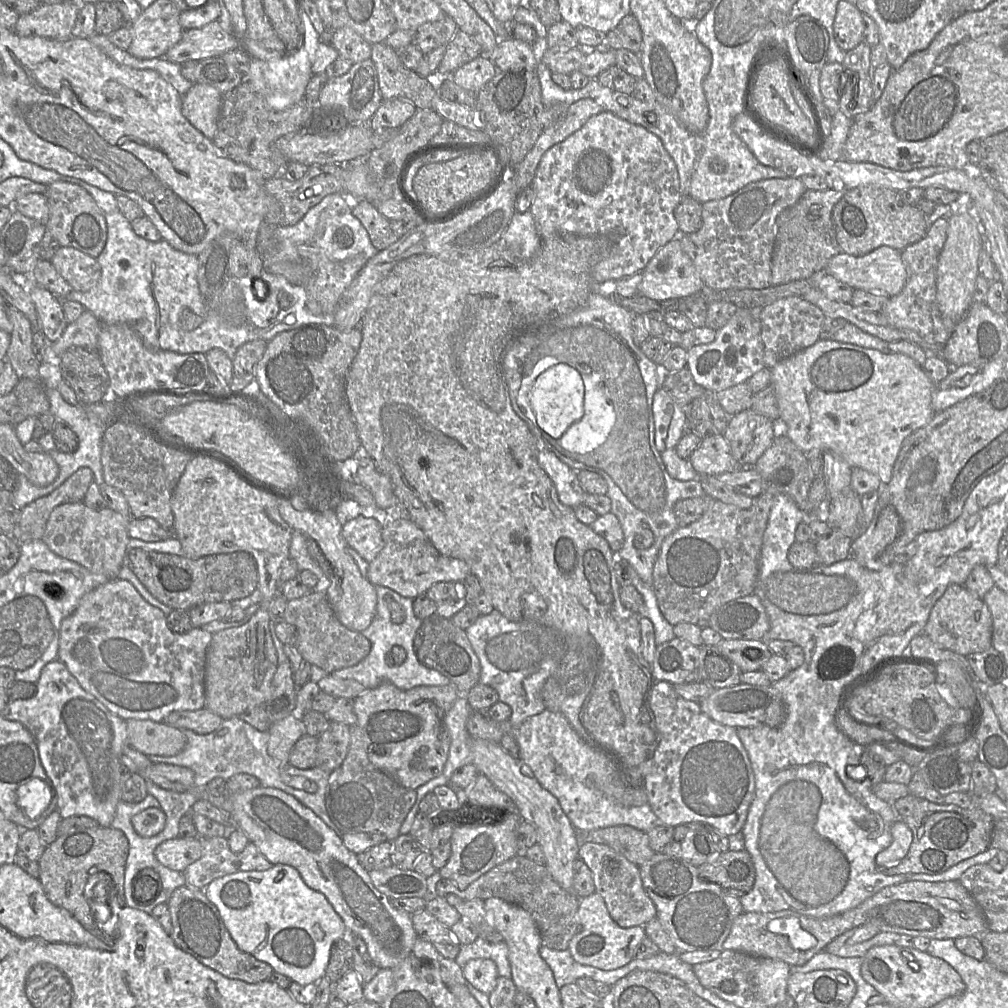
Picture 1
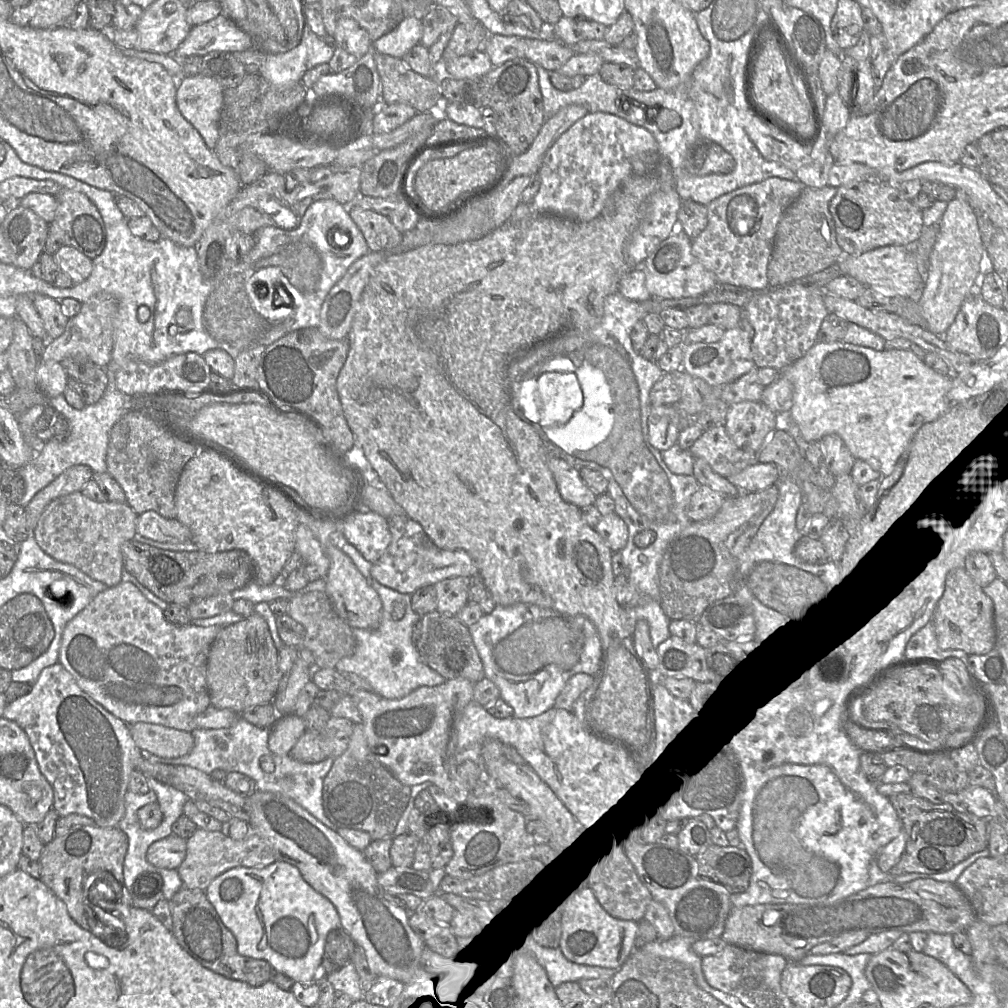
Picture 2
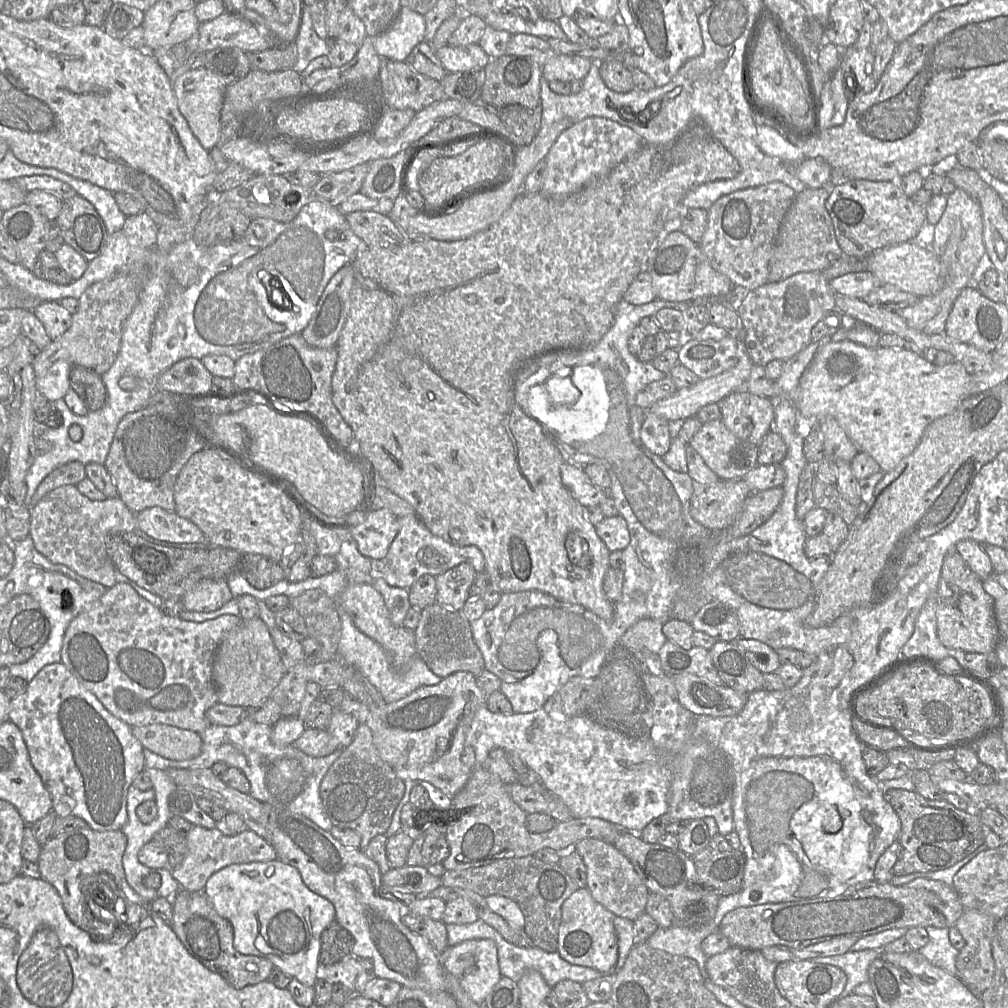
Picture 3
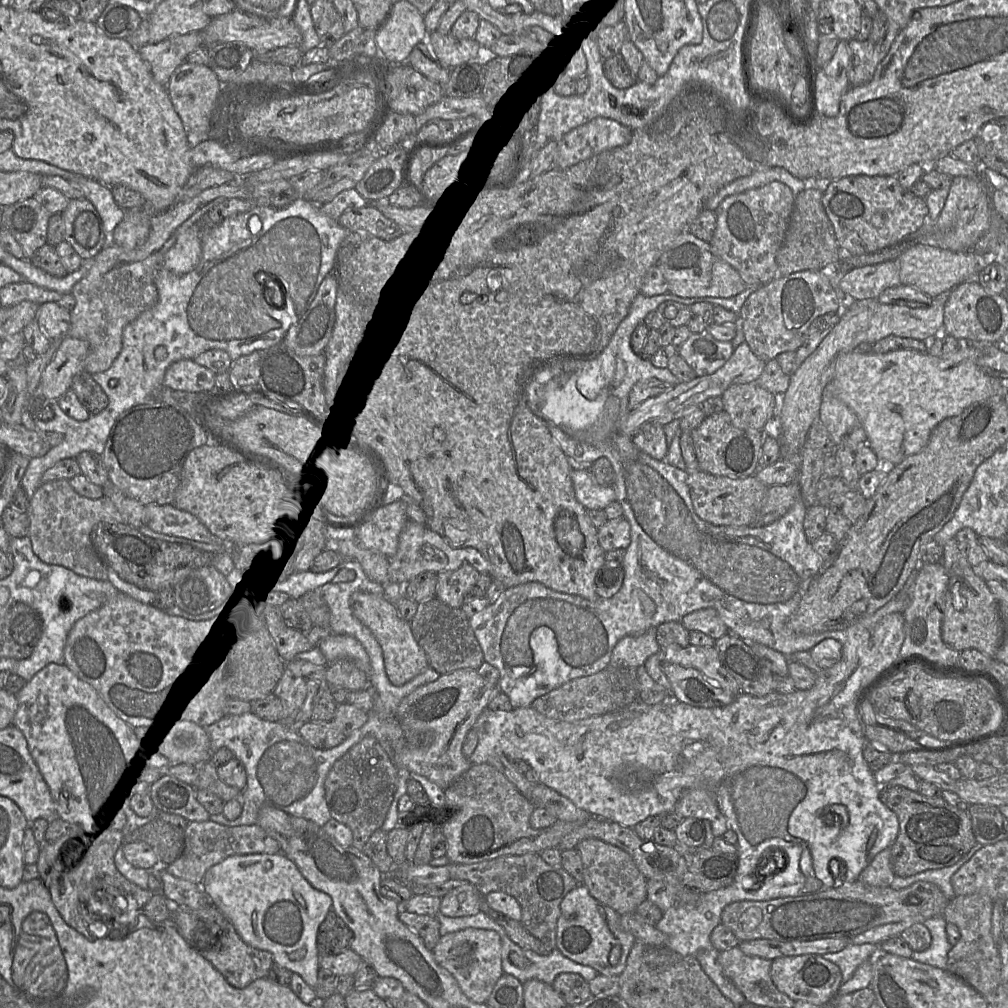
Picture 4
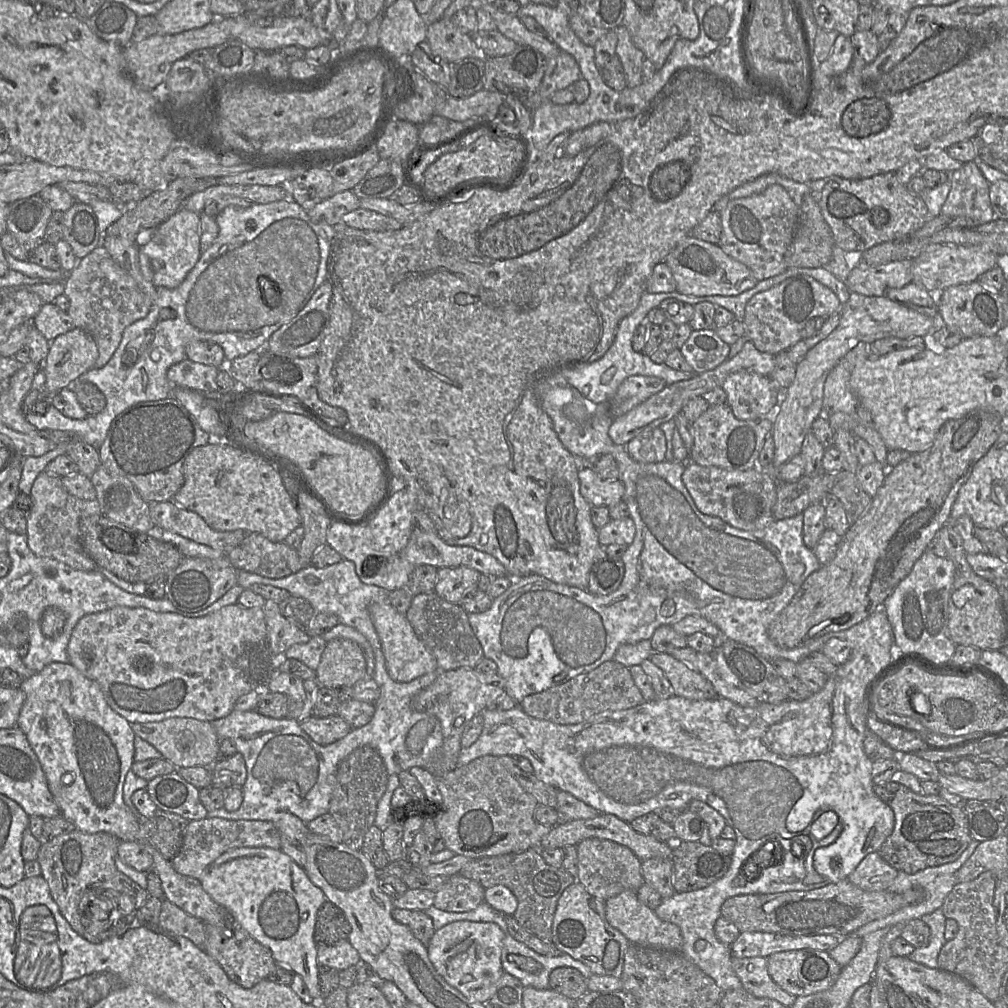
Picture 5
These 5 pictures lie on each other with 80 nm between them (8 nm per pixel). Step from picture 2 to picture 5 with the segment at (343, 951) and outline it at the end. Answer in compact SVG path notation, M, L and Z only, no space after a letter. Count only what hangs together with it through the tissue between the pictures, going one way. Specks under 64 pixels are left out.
M326 900L317 912L314 930L316 944L333 945L348 940L351 927L344 913L331 901Z

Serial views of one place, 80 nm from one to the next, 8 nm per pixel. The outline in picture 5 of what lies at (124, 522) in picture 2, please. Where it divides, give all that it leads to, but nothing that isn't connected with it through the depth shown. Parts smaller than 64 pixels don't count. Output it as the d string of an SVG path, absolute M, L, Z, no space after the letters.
M43 471L32 485L32 507L27 515L28 546L37 556L58 560L75 570L100 571L84 550L79 529L83 518L102 514L100 504L96 498L83 500L69 494L63 487L61 478Z

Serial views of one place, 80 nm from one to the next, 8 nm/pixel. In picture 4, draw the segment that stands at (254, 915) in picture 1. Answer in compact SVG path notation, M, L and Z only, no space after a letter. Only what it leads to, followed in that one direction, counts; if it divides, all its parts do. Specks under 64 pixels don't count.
M284 853L230 856L206 872L201 888L210 902L233 924L244 942L270 952L275 964L299 974L311 988L316 987L320 968L317 931L332 910L332 899L325 892L315 889Z

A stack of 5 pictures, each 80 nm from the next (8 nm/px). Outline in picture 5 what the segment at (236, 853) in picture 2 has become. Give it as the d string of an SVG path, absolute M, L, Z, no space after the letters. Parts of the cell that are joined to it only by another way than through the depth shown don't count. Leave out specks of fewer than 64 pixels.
M204 818L189 821L183 831L183 843L171 864L178 873L199 880L204 870L223 853L243 847L281 849L280 834L272 821Z

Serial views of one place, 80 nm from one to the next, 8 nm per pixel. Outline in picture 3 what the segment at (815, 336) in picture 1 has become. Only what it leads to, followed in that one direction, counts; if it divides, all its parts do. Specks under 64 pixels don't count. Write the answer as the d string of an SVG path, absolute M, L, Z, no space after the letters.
M800 272L779 282L769 282L749 291L737 308L740 326L745 330L744 344L754 365L766 366L773 360L787 361L811 340L814 325L835 308L835 292L822 272Z

